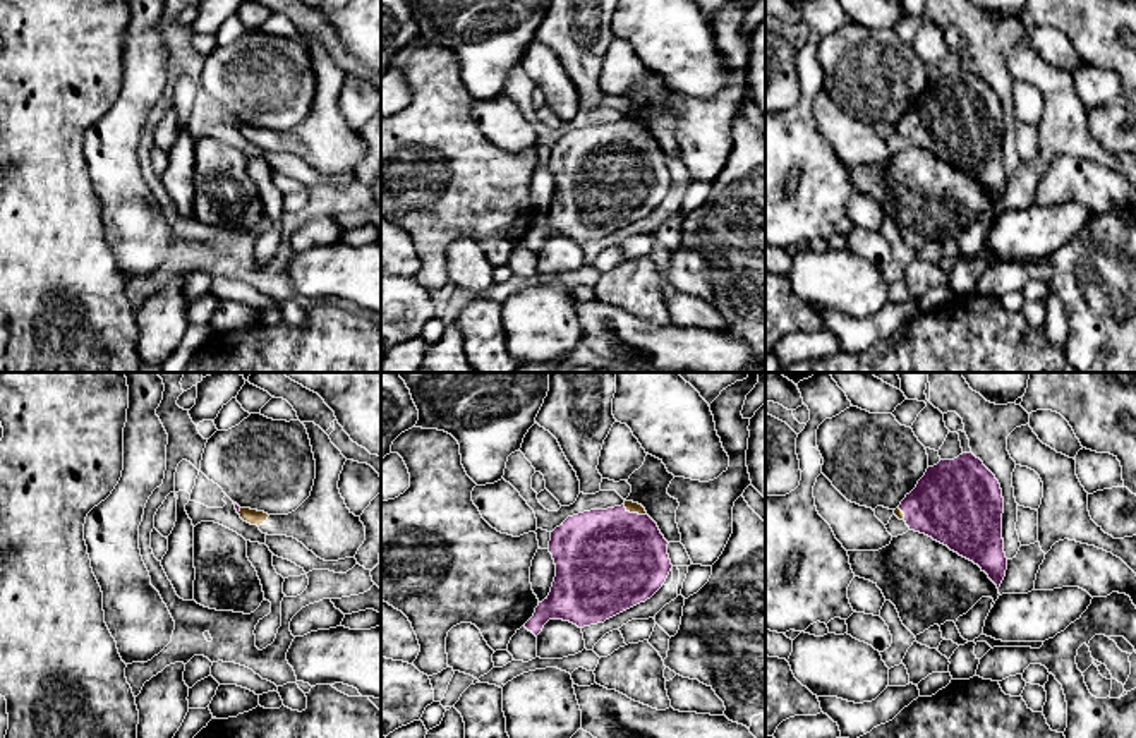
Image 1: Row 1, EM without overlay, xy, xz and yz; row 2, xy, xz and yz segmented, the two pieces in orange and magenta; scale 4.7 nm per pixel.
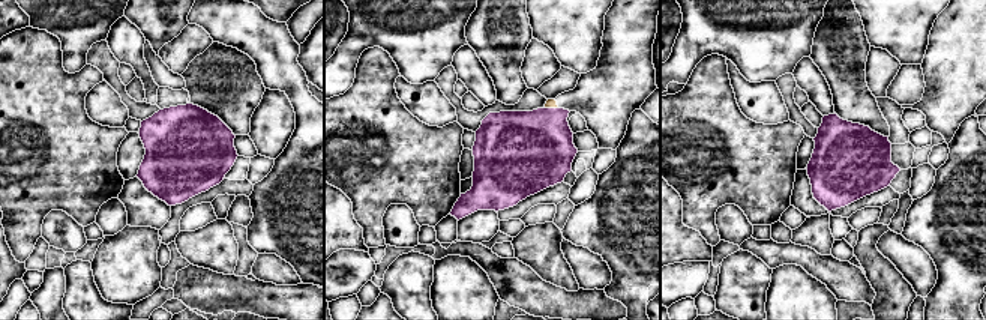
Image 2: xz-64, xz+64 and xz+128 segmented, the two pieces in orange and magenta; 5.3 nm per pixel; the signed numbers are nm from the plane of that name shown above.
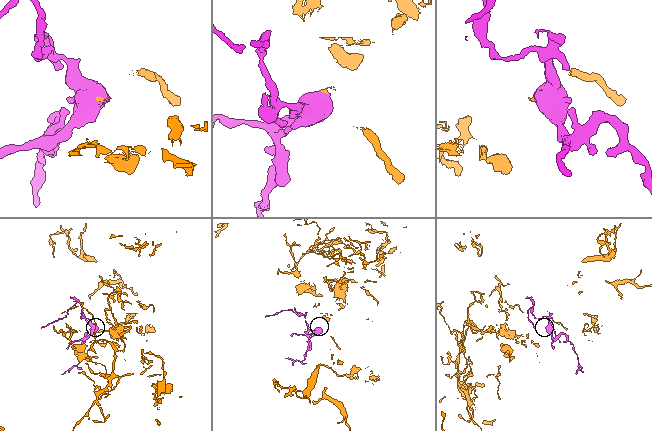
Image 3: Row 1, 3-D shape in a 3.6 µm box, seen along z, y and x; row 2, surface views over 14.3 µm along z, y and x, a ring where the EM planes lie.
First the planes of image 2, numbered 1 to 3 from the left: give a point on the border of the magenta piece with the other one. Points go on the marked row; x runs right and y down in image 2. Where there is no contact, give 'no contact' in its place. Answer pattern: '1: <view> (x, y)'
1: no contact
2: xz+64 (551, 107)
3: no contact

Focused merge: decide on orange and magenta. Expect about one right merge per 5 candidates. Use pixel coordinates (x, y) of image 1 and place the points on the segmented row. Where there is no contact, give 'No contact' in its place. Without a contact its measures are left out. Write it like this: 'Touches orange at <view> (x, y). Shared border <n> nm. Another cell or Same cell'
Touches orange at xz (634, 512). Shared border 130 nm. Another cell

